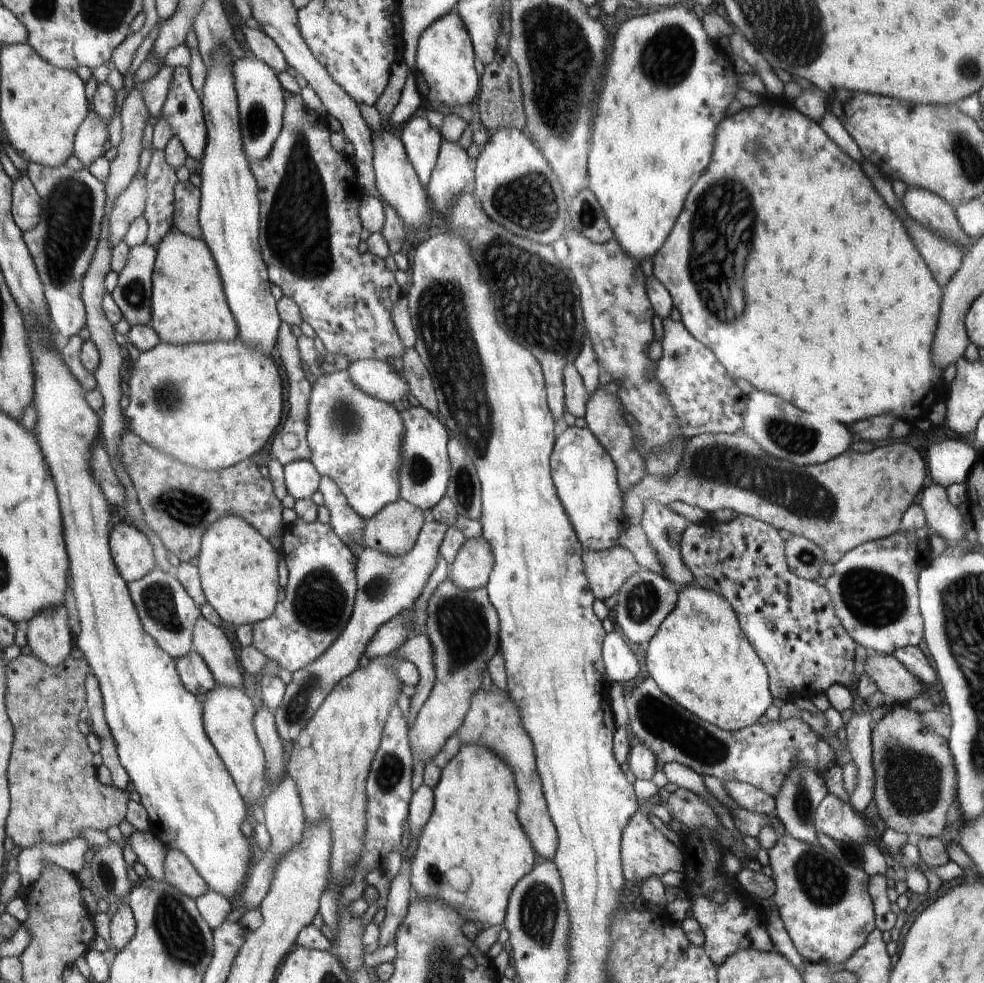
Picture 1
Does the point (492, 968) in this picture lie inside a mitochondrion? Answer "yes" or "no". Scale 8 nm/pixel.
no

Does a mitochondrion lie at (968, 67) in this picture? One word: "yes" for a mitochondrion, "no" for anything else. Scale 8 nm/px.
yes

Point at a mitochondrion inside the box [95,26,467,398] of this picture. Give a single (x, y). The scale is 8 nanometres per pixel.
(296, 235)

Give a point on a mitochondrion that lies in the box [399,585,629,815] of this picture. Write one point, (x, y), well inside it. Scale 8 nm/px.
(461, 620)

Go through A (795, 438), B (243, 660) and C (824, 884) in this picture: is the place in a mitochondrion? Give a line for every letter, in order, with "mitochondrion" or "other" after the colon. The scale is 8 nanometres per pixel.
A: mitochondrion
B: other
C: mitochondrion

